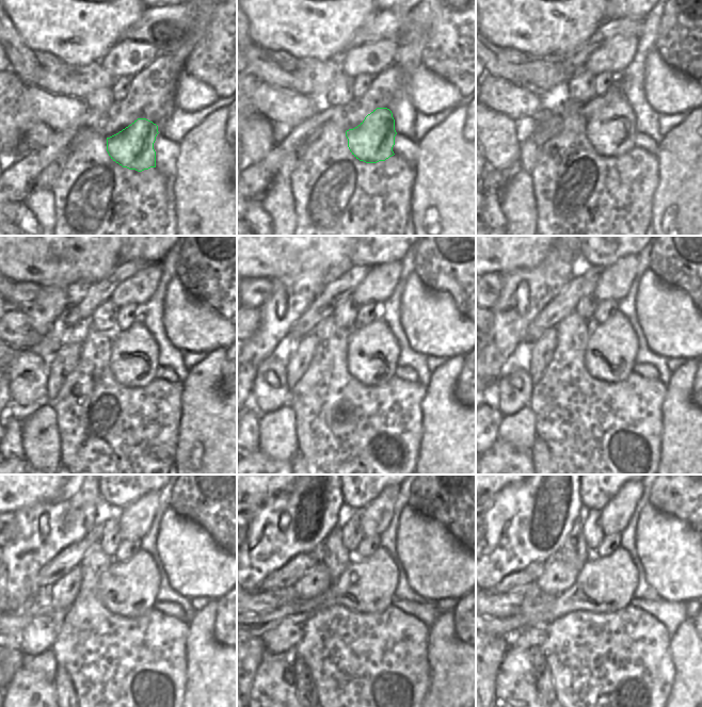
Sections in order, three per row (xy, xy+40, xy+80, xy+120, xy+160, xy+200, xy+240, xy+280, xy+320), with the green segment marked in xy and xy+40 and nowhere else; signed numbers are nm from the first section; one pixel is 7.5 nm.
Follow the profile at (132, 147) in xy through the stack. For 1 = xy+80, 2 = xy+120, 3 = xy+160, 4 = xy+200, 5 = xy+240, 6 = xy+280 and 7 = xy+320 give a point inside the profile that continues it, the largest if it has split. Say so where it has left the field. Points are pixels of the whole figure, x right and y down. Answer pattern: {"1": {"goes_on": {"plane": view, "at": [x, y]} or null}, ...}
{"1": {"goes_on": {"plane": "xy+80", "at": [610, 132]}}, "2": {"goes_on": {"plane": "xy+120", "at": [133, 362]}}, "3": {"goes_on": {"plane": "xy+160", "at": [372, 351]}}, "4": {"goes_on": {"plane": "xy+200", "at": [610, 354]}}, "5": {"goes_on": {"plane": "xy+240", "at": [128, 589]}}, "6": {"goes_on": {"plane": "xy+280", "at": [367, 585]}}, "7": {"goes_on": {"plane": "xy+320", "at": [606, 583]}}}

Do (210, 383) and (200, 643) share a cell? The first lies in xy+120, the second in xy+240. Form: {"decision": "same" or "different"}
{"decision": "same"}

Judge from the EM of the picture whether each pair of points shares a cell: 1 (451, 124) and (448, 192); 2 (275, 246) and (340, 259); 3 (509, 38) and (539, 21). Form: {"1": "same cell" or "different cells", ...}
{"1": "same cell", "2": "same cell", "3": "same cell"}

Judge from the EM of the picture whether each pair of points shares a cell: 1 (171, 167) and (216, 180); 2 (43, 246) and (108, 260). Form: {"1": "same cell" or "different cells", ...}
{"1": "different cells", "2": "same cell"}

